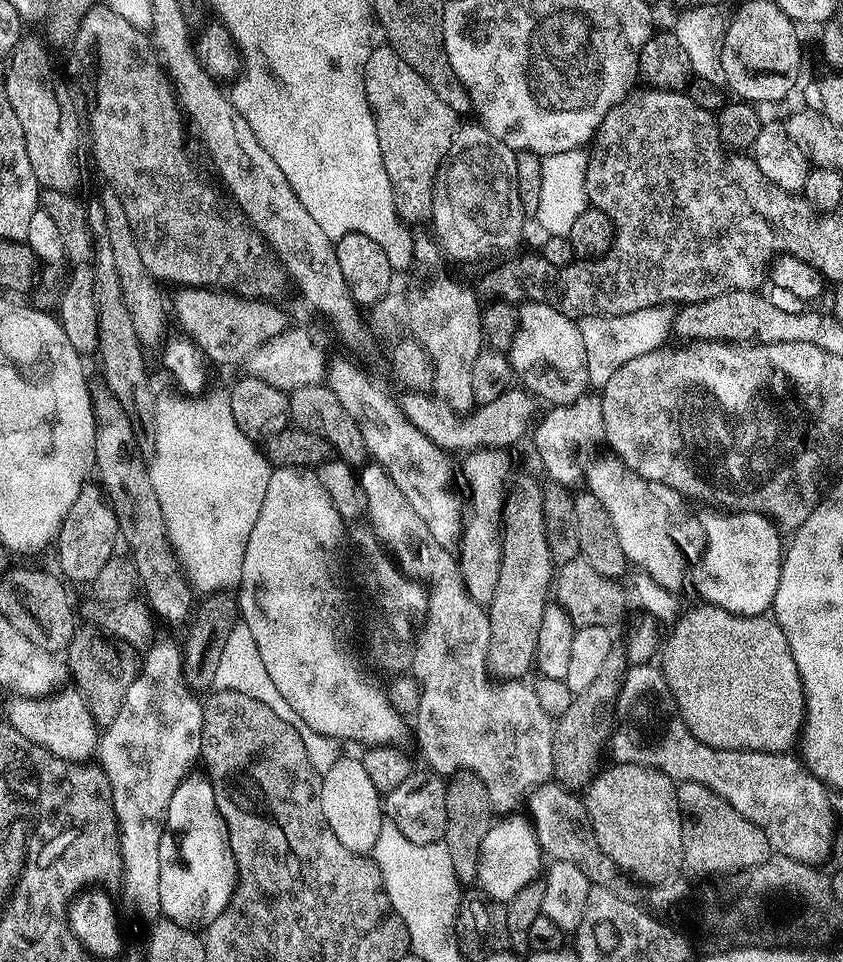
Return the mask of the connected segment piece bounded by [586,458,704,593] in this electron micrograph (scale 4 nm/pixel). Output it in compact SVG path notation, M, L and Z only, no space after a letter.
M609 460L587 471L587 491L598 498L606 514L610 514L610 522L614 522L614 530L618 530L618 542L622 542L629 563L650 574L658 586L679 593L684 584L684 571L704 555L703 523L692 517L689 501L679 492L665 484L643 480L620 460Z

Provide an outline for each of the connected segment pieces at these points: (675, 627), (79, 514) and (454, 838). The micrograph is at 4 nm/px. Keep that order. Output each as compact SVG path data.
M719 603L700 604L697 608L681 611L679 620L671 625L669 634L662 644L658 656L658 667L664 673L666 686L670 686L670 694L674 694L674 702L680 711L680 717L686 722L690 734L698 738L706 746L718 750L738 750L739 752L792 752L797 747L804 731L804 687L798 674L798 666L794 663L794 654L790 654L790 642L786 642L786 634L782 634L782 626L778 626L771 615L739 616L727 612Z
M86 482L82 486L82 490L78 490L78 498L74 502L74 506L70 506L70 510L60 527L60 532L54 541L56 560L60 563L60 568L58 567L59 575L68 582L73 580L76 584L91 585L98 578L98 574L102 571L102 566L106 566L106 562L117 551L116 540L118 544L116 515L112 510L111 504L108 503L103 491L95 483Z
M471 772L457 773L447 781L446 794L446 834L442 843L450 850L450 863L461 885L475 885L479 881L478 862L482 850L482 838L492 828L494 813L492 803L486 794L486 786Z

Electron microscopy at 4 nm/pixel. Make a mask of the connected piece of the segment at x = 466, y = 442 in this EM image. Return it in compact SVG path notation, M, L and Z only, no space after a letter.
M520 386L511 388L506 394L502 394L502 398L494 398L494 402L473 407L463 414L451 404L427 392L405 391L403 395L404 397L399 397L398 403L406 418L430 442L434 442L449 454L478 452L481 448L511 449L511 444L518 443L527 432L529 435L538 416L537 401L531 392Z

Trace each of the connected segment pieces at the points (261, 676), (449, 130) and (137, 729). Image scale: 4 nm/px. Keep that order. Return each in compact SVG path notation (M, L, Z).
M242 622L237 624L234 630L230 630L230 638L226 642L225 648L222 649L222 659L219 660L218 670L214 673L212 688L215 691L237 691L246 694L247 697L256 698L260 702L278 706L283 721L294 726L301 735L311 765L321 774L330 770L330 766L334 766L334 762L340 759L342 752L341 749L338 750L332 745L335 744L333 737L318 734L313 728L306 726L306 722L302 722L302 718L298 718L298 714L290 706L290 702L286 702L282 698L282 694L278 694L278 686L274 686L274 681L270 678L270 673L266 671L266 665L262 662L262 654L258 654L258 645L254 642L254 634L250 634L250 630Z
M387 43L375 45L366 58L364 89L372 107L378 130L378 146L386 174L392 183L394 206L400 219L427 221L432 215L432 187L438 166L450 150L450 142L458 127L455 112L430 90L430 85Z
M160 640L149 643L144 656L138 664L136 677L130 682L130 686L124 695L122 706L118 710L118 718L114 718L114 722L110 722L103 729L102 735L98 740L98 763L104 769L106 778L110 778L110 790L114 798L114 814L116 821L120 827L120 849L124 858L124 871L122 873L122 885L124 884L124 892L132 899L132 904L148 919L148 922L155 922L161 919L160 899L158 898L158 846L162 846L162 834L164 833L164 819L168 817L168 807L170 806L170 798L174 798L174 790L178 790L178 786L183 782L185 776L193 771L192 763L201 759L200 747L202 746L202 730L203 730L203 712L204 705L201 697L196 697L192 684L189 683L187 677L184 676L184 658L179 647L176 648L168 640Z

